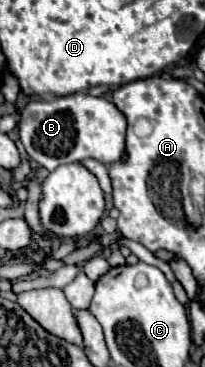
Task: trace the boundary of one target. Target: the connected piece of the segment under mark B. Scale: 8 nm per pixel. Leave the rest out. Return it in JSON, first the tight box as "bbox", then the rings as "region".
{"bbox":[20,93,126,171],"region":[[[74,93],[68,97],[30,101],[20,111],[20,141],[28,155],[48,171],[58,165],[76,163],[92,157],[104,165],[126,161],[126,117],[124,113],[104,97],[92,97],[88,93]]]}

